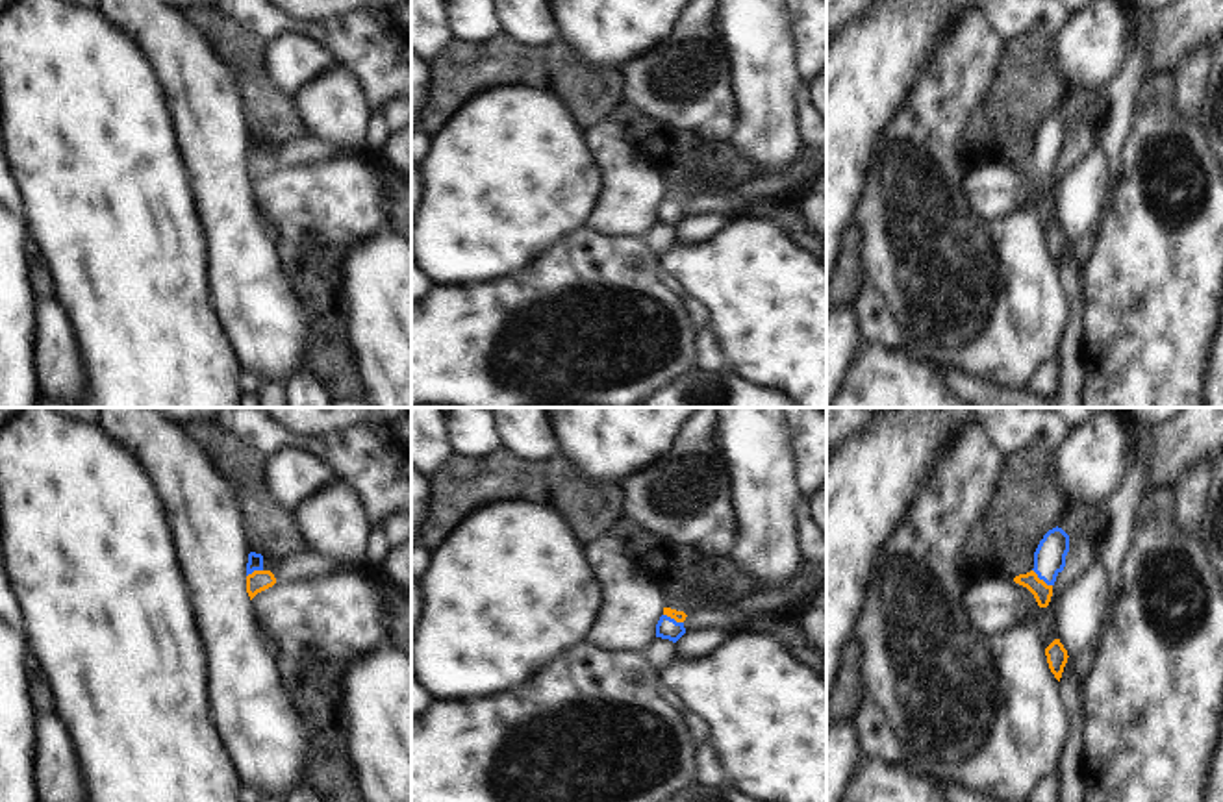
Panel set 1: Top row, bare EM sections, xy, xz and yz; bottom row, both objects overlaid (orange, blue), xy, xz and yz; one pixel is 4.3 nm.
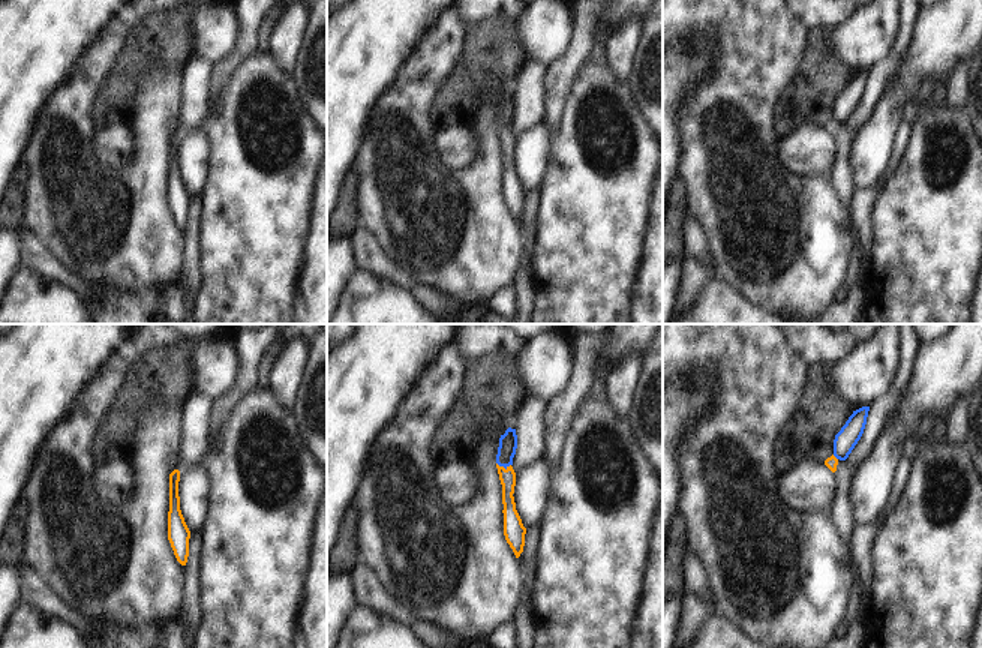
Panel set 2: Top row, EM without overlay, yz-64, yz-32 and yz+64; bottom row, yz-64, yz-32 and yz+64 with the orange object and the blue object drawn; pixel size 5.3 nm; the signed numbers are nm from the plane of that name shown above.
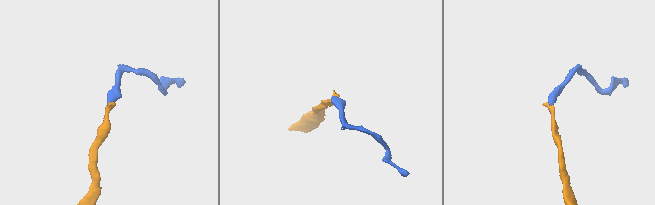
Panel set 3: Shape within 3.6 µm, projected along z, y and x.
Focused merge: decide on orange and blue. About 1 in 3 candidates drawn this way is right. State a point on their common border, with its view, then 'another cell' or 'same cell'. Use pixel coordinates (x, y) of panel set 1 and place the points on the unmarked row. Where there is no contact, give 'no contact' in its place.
yz (1042, 165) | same cell

